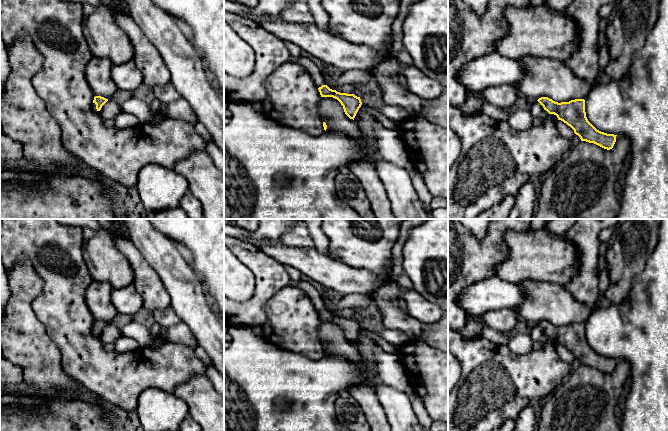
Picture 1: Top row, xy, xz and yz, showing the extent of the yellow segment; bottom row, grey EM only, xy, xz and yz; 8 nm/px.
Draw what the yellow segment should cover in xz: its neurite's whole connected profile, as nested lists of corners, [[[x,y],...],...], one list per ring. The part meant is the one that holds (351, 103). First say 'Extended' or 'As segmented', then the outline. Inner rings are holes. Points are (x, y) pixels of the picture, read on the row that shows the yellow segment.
Extended. [[[302,56],[296,58],[290,57],[290,61],[304,67],[304,69],[311,76],[313,82],[318,88],[321,97],[333,97],[337,99],[343,106],[345,114],[350,119],[354,120],[359,108],[362,105],[360,97],[357,97],[354,94],[340,93],[336,90],[330,89],[325,83],[322,71],[314,63],[313,58],[307,58]]]

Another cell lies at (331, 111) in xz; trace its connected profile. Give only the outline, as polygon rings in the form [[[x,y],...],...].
[[[322,97],[319,103],[319,116],[327,125],[326,132],[345,134],[358,141],[361,136],[355,120],[344,112],[341,103],[333,97]]]

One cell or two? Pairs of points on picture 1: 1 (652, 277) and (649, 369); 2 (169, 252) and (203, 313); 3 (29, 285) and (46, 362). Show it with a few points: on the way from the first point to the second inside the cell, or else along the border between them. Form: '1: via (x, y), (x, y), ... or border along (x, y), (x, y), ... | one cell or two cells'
1: via (652, 300), (652, 346) | one cell
2: via (171, 267), (183, 285), (188, 298) | one cell
3: via (24, 304), (24, 332), (27, 343) | one cell

